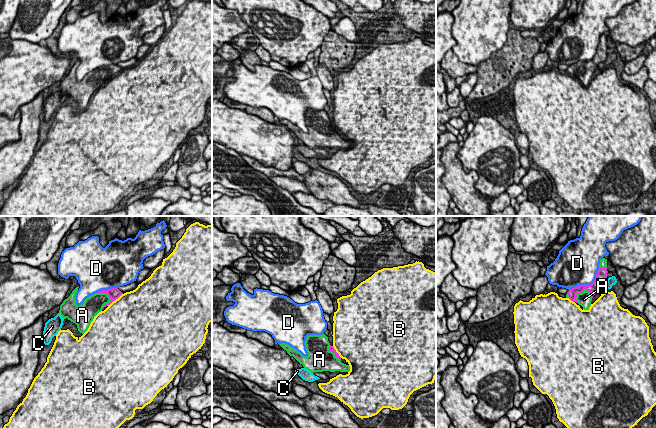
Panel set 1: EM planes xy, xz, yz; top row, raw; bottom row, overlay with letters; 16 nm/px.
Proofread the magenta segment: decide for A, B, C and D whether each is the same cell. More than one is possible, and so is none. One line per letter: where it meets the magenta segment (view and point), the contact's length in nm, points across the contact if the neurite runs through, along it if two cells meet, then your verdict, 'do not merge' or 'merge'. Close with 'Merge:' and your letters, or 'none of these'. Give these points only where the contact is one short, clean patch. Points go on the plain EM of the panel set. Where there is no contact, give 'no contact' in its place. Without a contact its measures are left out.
A: meets magenta in yz at (583, 66); contact 300 nm long; merge
B: meets magenta in xy at (114, 76); contact 320 nm long; do not merge
C: meets magenta in yz at (606, 57); contact 160 nm long; do not merge
D: meets magenta in yz at (587, 61); contact 600 nm long; do not merge
Merge: A

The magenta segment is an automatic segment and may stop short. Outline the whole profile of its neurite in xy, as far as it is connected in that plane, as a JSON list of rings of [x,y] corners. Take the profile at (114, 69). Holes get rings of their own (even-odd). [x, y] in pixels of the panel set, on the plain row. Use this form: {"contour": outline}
{"contour": [[[76,63],[70,72],[60,81],[59,89],[64,95],[68,95],[77,101],[78,107],[84,110],[94,93],[102,85],[118,75],[123,69],[118,64],[101,66],[84,76],[81,81],[76,80],[75,72],[78,67]]]}

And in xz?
{"contour": [[[308,111],[305,121],[308,132],[303,132],[288,120],[279,120],[290,132],[293,132],[305,145],[314,148],[340,147],[349,148],[350,142],[341,138],[341,133],[333,122],[330,121],[328,113],[322,111]]]}

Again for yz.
{"contour": [[[602,34],[594,58],[590,61],[578,61],[569,65],[566,74],[581,81],[584,86],[589,86],[593,72],[607,58],[607,49],[607,35]]]}

